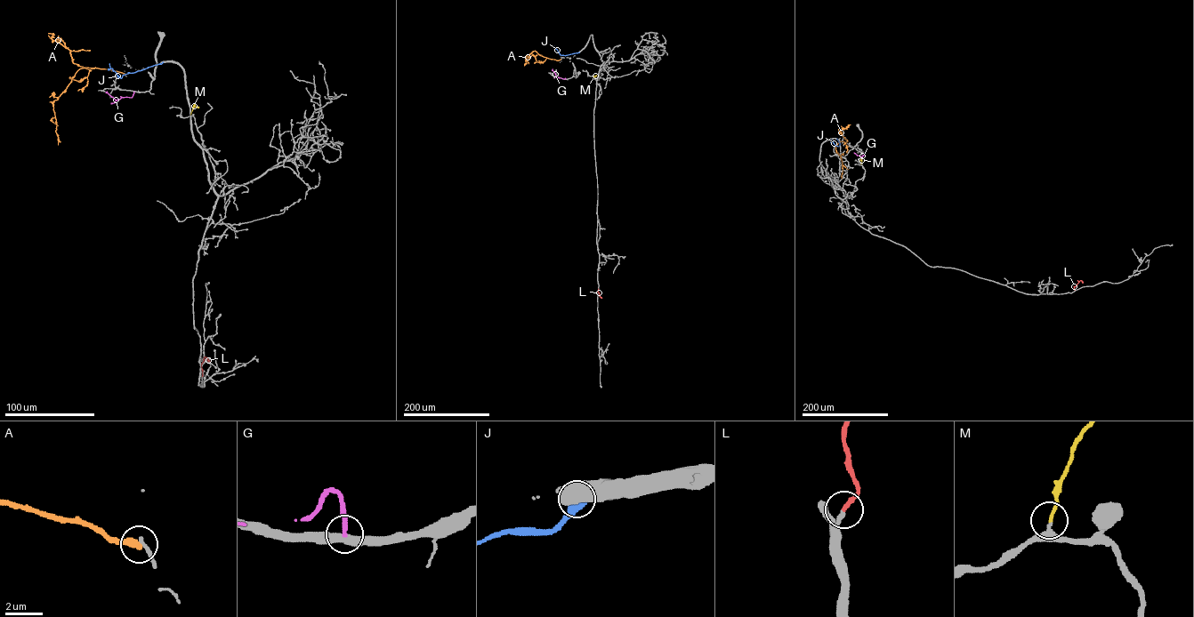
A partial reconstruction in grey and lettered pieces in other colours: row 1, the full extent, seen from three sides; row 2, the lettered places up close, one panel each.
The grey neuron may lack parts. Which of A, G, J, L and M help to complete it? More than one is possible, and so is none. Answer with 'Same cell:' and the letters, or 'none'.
Same cell: L, M

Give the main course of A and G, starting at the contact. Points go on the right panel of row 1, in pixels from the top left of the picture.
A: (843, 144), (841, 141), (835, 148), (842, 162), (842, 178)
G: (864, 153), (861, 156), (853, 153)

